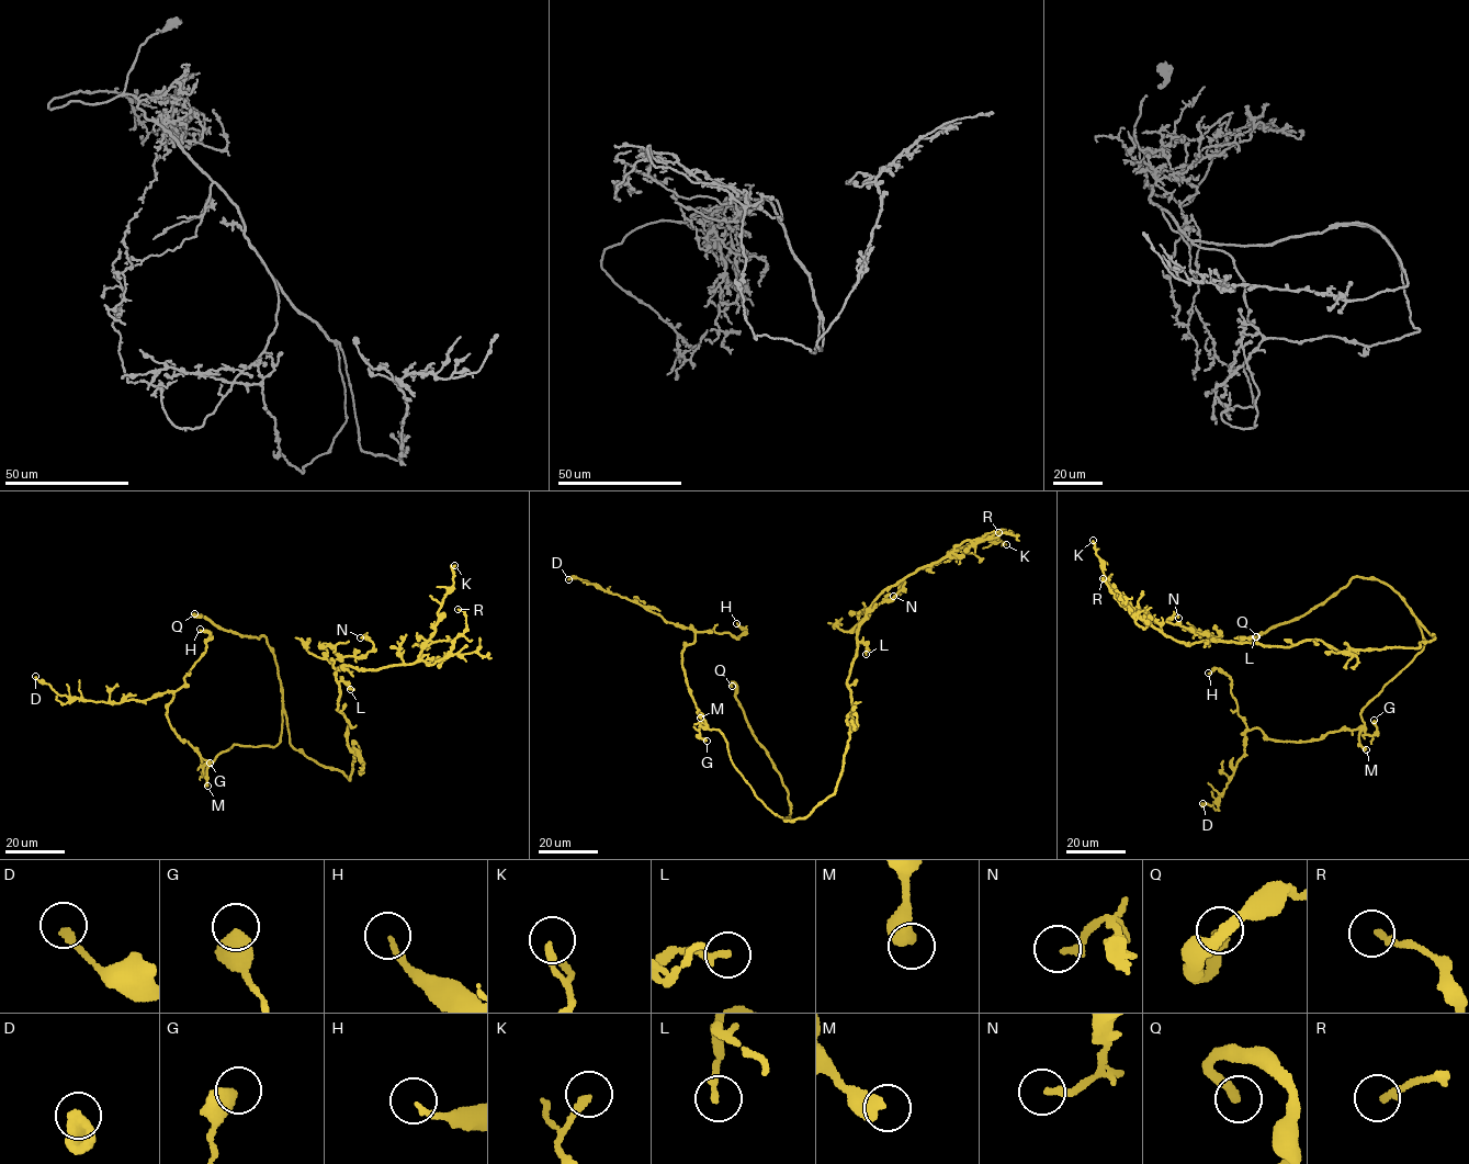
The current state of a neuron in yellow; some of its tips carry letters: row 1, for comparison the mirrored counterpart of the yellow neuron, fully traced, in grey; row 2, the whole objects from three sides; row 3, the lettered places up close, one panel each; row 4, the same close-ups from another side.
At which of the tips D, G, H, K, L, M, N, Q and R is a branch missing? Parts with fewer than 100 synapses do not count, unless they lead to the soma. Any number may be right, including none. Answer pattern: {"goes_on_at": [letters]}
{"goes_on_at": ["Q"]}

